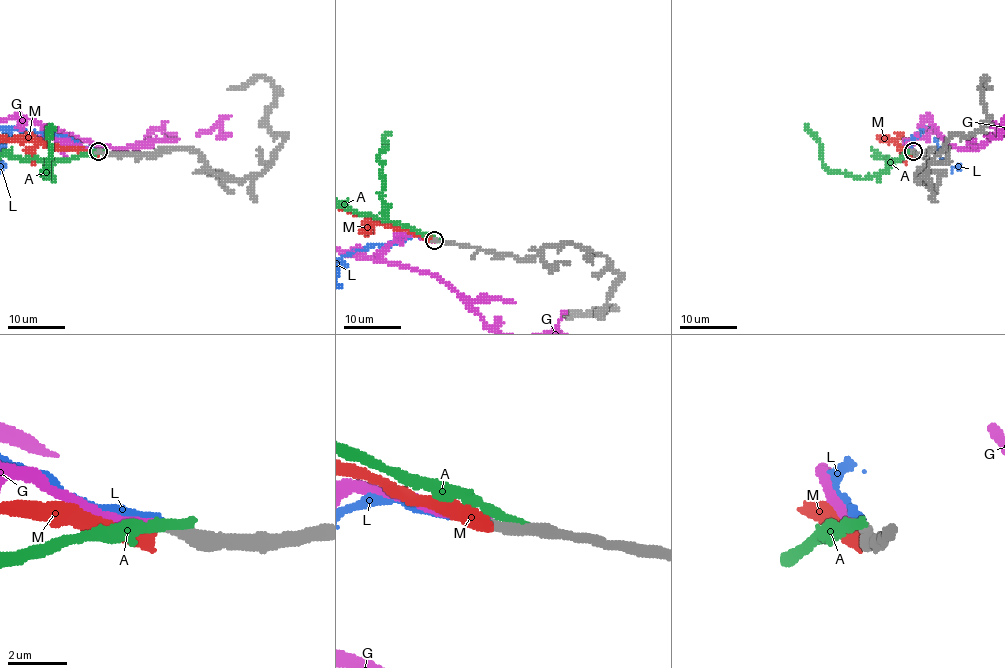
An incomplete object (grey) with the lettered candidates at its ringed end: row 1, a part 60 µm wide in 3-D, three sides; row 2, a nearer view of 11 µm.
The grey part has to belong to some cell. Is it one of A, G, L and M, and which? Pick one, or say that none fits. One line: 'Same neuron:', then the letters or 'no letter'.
Same neuron: G

